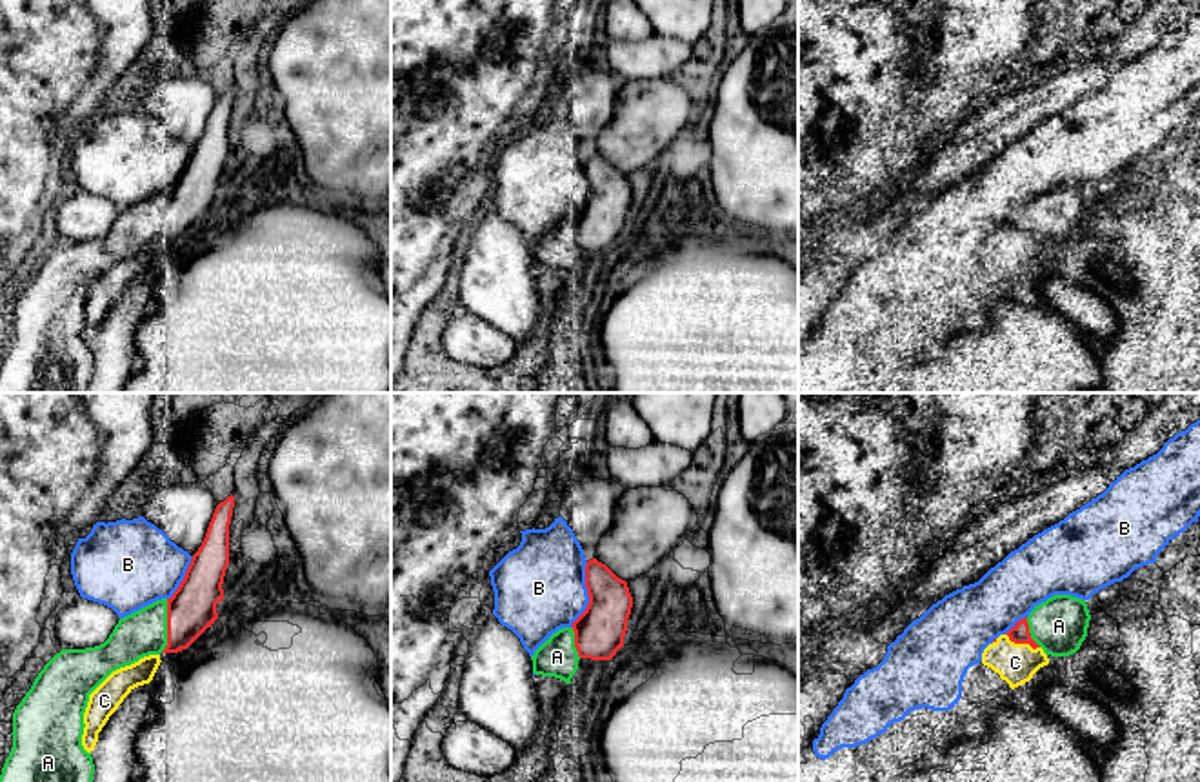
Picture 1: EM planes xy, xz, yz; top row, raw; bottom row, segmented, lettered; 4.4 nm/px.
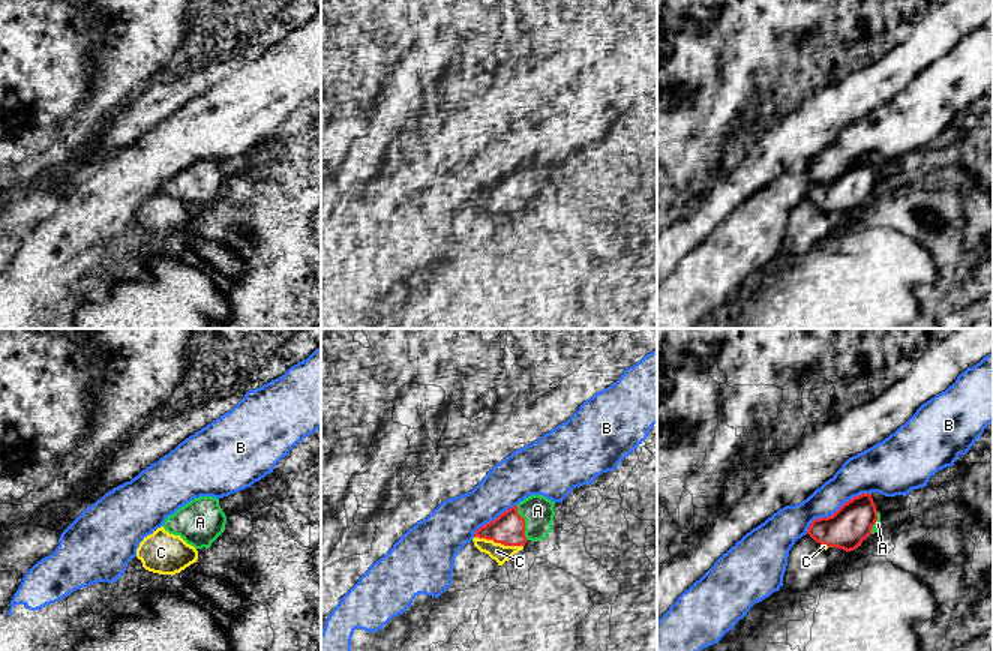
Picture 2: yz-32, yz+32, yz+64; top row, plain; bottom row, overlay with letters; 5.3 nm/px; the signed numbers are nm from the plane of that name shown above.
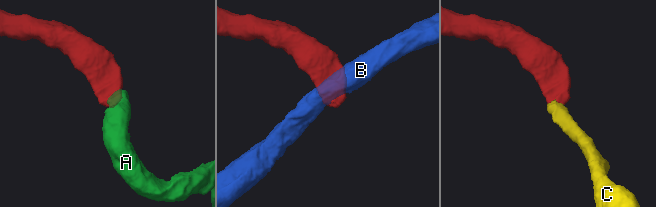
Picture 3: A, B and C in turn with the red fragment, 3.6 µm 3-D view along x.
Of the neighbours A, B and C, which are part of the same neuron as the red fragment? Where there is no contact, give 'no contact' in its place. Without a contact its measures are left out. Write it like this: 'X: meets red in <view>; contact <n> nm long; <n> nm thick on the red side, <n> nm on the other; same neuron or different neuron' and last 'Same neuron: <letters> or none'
A: meets red in xy; contact 240 nm long; 220 nm thick on the red side, 200 nm on the other; same neuron
B: meets red in xz; contact 300 nm long; 220 nm thick on the red side, 400 nm on the other; different neuron
C: meets red in yz; contact 170 nm long; 80 nm thick on the red side, 180 nm on the other; different neuron
Same neuron: A

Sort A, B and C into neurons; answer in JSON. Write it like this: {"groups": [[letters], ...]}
{"groups": [["A"], ["B"], ["C"]]}

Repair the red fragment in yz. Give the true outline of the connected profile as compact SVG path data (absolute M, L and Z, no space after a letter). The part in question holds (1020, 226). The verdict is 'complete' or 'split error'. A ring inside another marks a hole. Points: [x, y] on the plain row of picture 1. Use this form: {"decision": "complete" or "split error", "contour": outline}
{"decision": "split error", "contour": "M1055 187L1022 213L1005 227L1015 236L1042 240L1051 249L1069 249L1076 246L1087 229L1089 202L1085 193L1071 187Z"}

